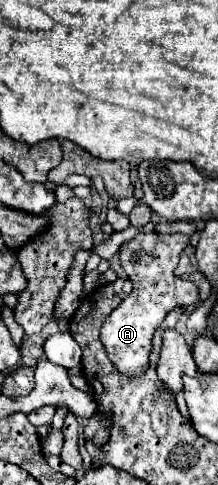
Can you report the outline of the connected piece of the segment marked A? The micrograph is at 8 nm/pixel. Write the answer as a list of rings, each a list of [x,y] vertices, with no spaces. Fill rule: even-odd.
[[[137,234],[119,250],[121,266],[133,282],[133,292],[121,302],[123,310],[121,306],[115,308],[115,312],[111,312],[111,316],[103,324],[101,342],[105,344],[111,362],[125,376],[141,376],[147,370],[153,332],[165,320],[167,312],[177,306],[183,308],[187,304],[199,302],[199,288],[193,282],[185,282],[173,274],[187,244],[189,236],[183,234]],[[133,252],[143,252],[141,262],[133,262]]]

